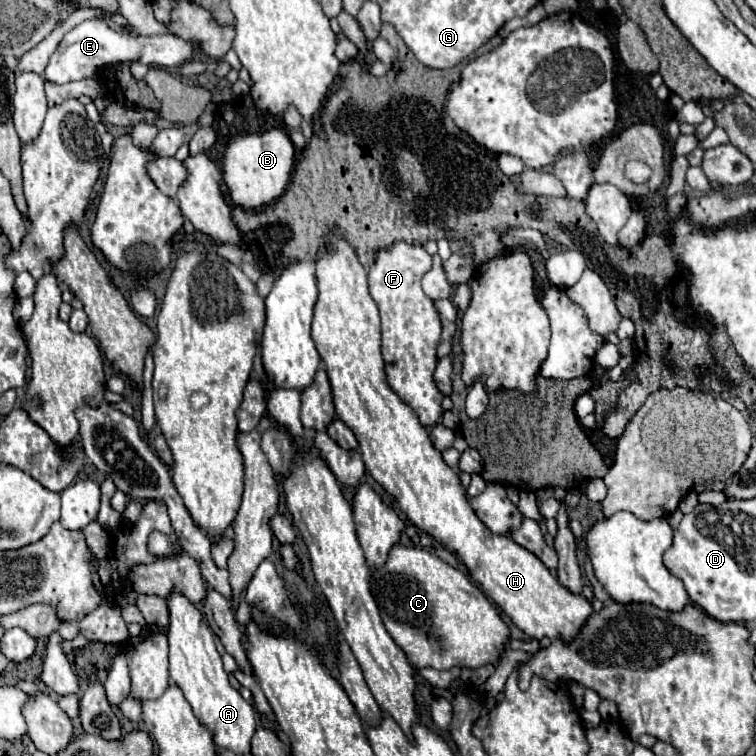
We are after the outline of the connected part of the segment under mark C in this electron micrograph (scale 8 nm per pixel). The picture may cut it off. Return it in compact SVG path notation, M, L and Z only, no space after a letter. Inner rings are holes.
M395 545L387 563L371 573L371 589L385 629L415 669L477 669L501 663L511 635L509 625L463 571L443 563L437 555L421 547Z

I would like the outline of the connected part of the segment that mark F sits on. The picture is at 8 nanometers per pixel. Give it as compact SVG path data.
M395 243L387 251L379 251L375 265L369 271L369 291L379 307L381 335L383 335L383 359L387 381L393 391L417 413L423 427L433 427L441 415L443 395L433 383L433 371L437 365L437 341L441 335L441 323L435 313L433 301L421 289L421 275L429 271L431 255L423 247L407 243Z

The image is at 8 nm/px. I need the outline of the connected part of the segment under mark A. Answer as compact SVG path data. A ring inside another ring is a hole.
M171 595L169 603L169 675L173 683L183 691L185 699L191 703L195 717L199 717L201 725L213 735L217 747L231 749L233 753L249 753L249 739L257 729L253 705L247 703L239 691L229 685L229 675L223 669L221 655L215 649L213 631L183 595Z

